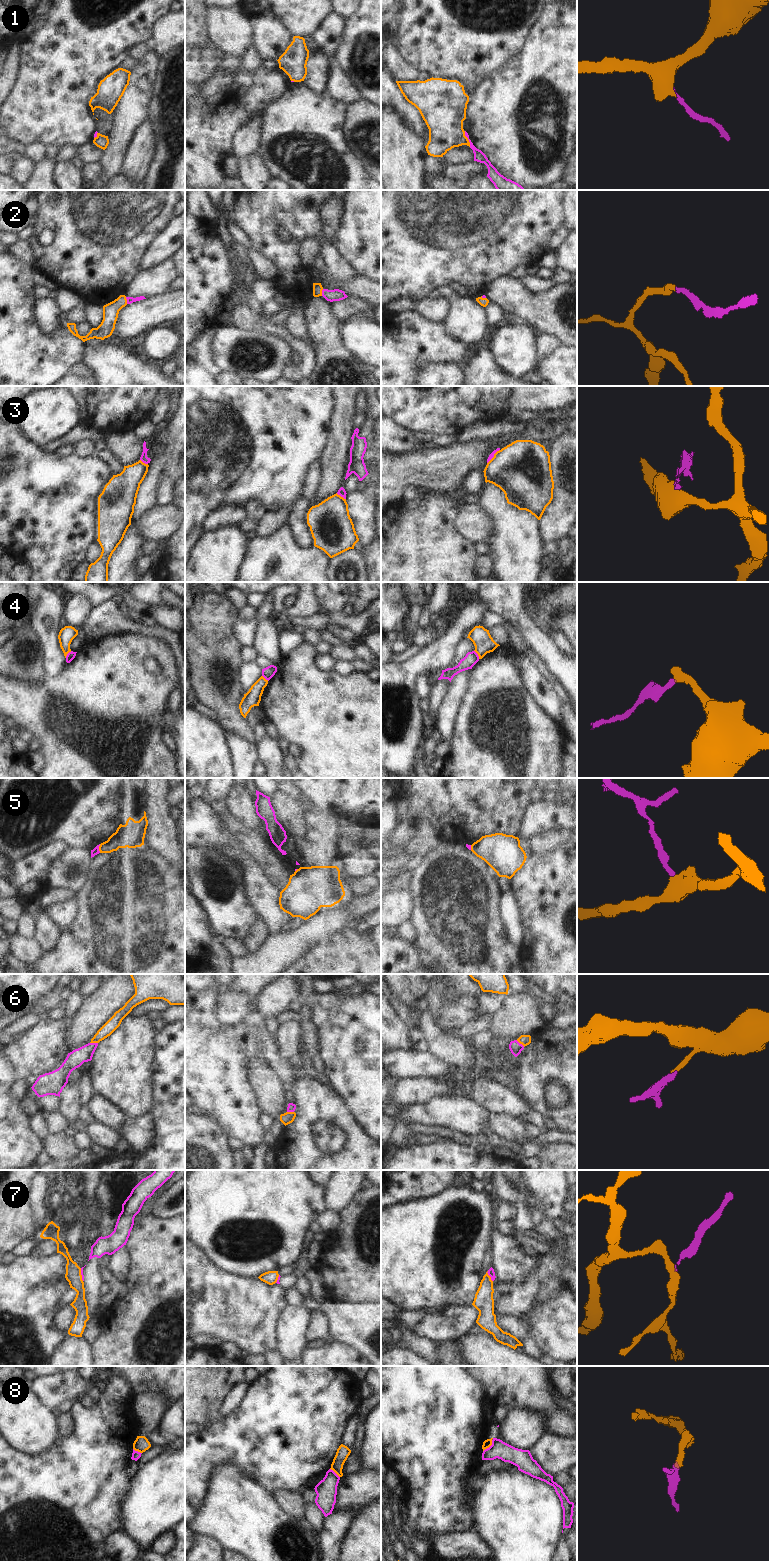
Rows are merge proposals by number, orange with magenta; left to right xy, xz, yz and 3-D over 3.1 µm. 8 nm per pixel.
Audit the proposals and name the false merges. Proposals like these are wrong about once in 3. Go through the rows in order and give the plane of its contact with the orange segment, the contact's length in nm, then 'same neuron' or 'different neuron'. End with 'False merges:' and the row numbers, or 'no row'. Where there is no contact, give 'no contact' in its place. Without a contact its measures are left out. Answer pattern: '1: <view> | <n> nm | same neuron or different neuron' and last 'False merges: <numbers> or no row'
1: yz | 140 nm | same neuron
2: xy | 60 nm | same neuron
3: xz | 90 nm | different neuron
4: yz | 80 nm | different neuron
5: xy | 70 nm | different neuron
6: xy | 60 nm | different neuron
7: yz | 100 nm | different neuron
8: yz | 120 nm | different neuron
False merges: 3, 4, 5, 6, 7, 8

